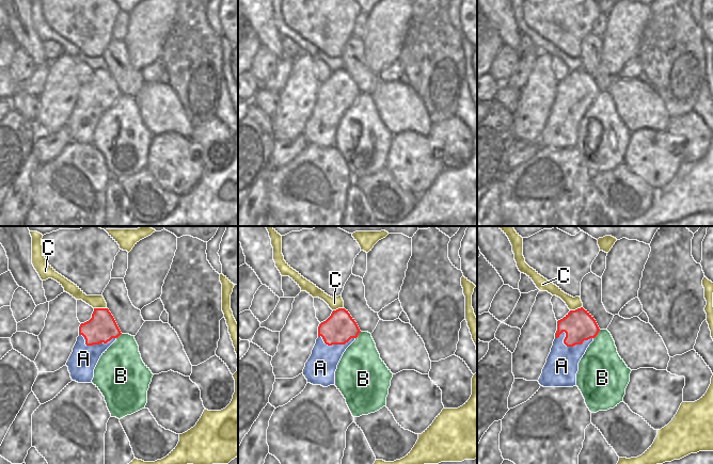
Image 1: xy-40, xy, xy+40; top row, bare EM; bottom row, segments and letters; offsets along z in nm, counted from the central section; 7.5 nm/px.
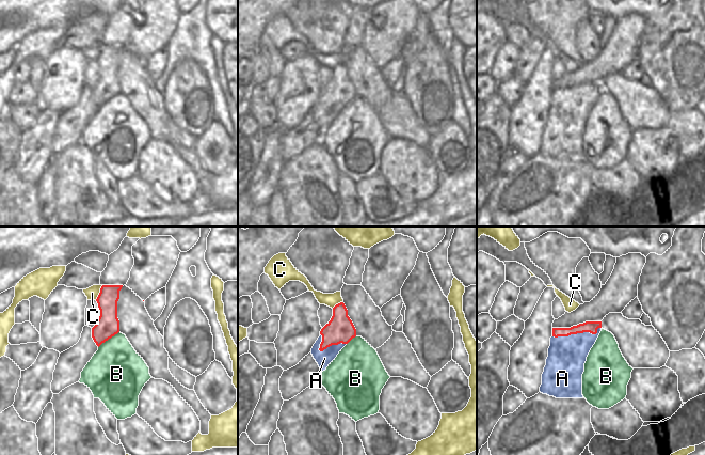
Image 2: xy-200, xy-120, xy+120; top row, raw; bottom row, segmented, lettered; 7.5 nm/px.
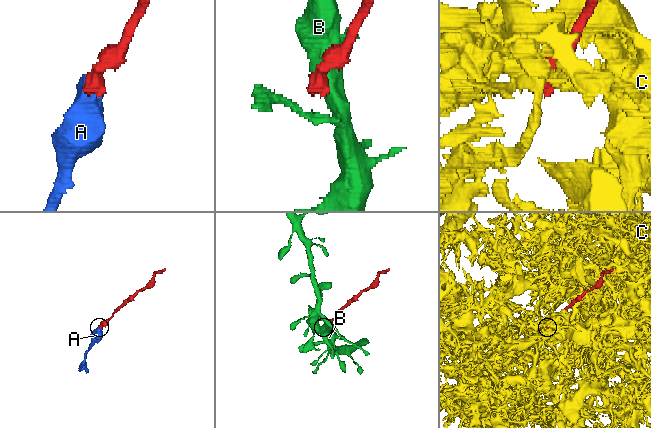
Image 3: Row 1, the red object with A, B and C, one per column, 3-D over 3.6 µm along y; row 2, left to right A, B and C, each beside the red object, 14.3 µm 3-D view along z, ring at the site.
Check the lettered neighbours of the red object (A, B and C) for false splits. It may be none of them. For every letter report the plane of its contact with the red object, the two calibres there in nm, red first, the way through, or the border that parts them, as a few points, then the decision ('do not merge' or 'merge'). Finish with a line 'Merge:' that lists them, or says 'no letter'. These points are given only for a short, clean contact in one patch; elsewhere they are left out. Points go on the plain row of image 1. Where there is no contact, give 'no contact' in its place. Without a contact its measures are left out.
A: xy+40 | 240/240 nm | do not merge
B: xy+40 | 240/320 nm | do not merge
C: xy-40 | 220/100 nm | do not merge
Merge: no letter

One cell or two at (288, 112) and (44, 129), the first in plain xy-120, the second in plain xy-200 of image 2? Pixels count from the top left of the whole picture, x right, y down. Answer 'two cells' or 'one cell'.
two cells

